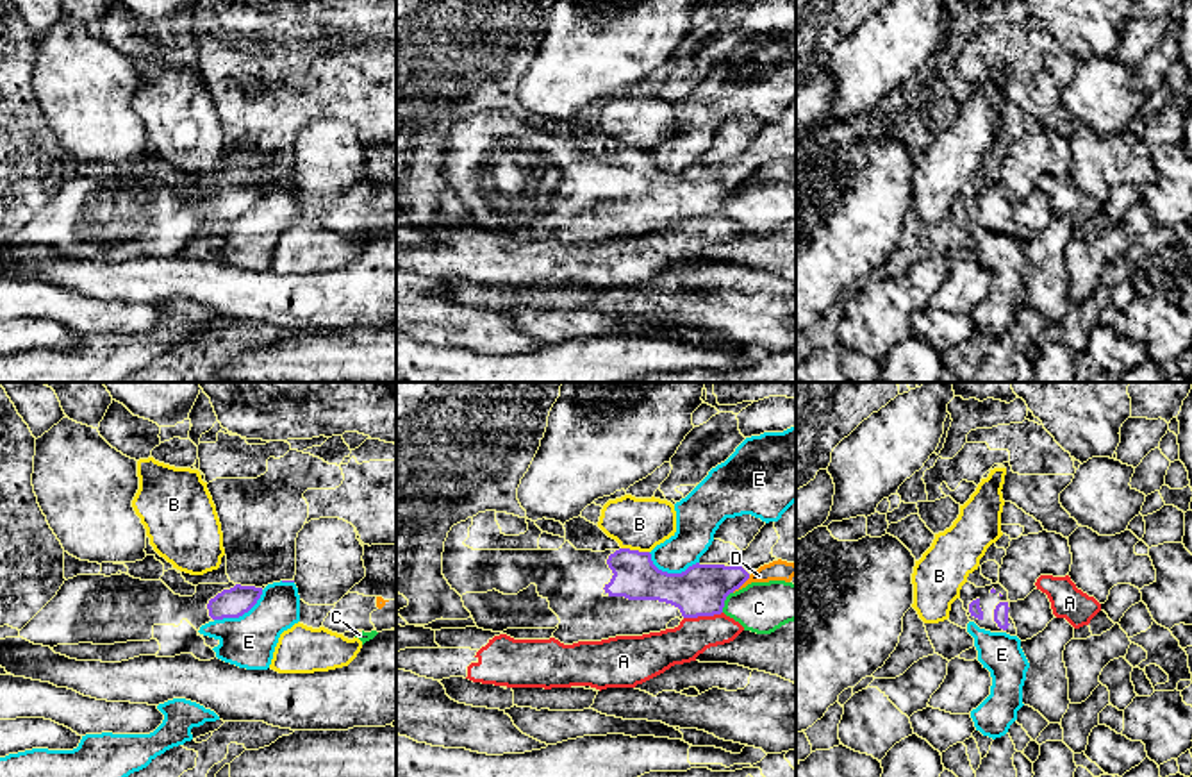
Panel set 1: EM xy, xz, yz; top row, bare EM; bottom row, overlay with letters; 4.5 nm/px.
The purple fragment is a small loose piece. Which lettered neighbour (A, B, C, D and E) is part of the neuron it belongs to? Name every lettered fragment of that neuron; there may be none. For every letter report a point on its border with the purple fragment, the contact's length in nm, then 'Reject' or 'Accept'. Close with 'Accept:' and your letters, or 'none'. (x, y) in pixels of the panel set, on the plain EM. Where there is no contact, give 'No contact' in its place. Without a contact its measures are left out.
A: Touches purple at xz (702, 215). Shared border 180 nm. Reject
B: Touches purple at xz (636, 150). Shared border 130 nm. Reject
C: Touches purple at xz (723, 202). Shared border 110 nm. Reject
D: Touches purple at xz (741, 184). Shared border 120 nm. Reject
E: Touches purple at xz (671, 174). Shared border 240 nm. Reject
Accept: none

